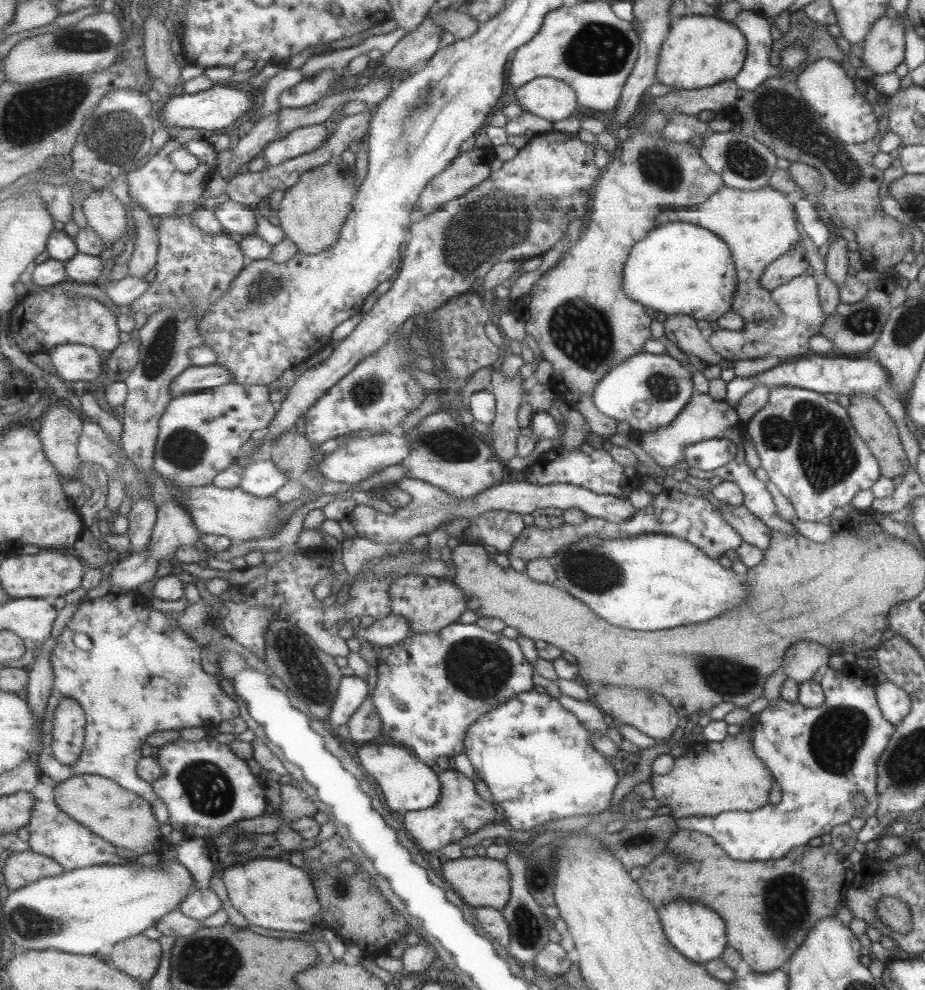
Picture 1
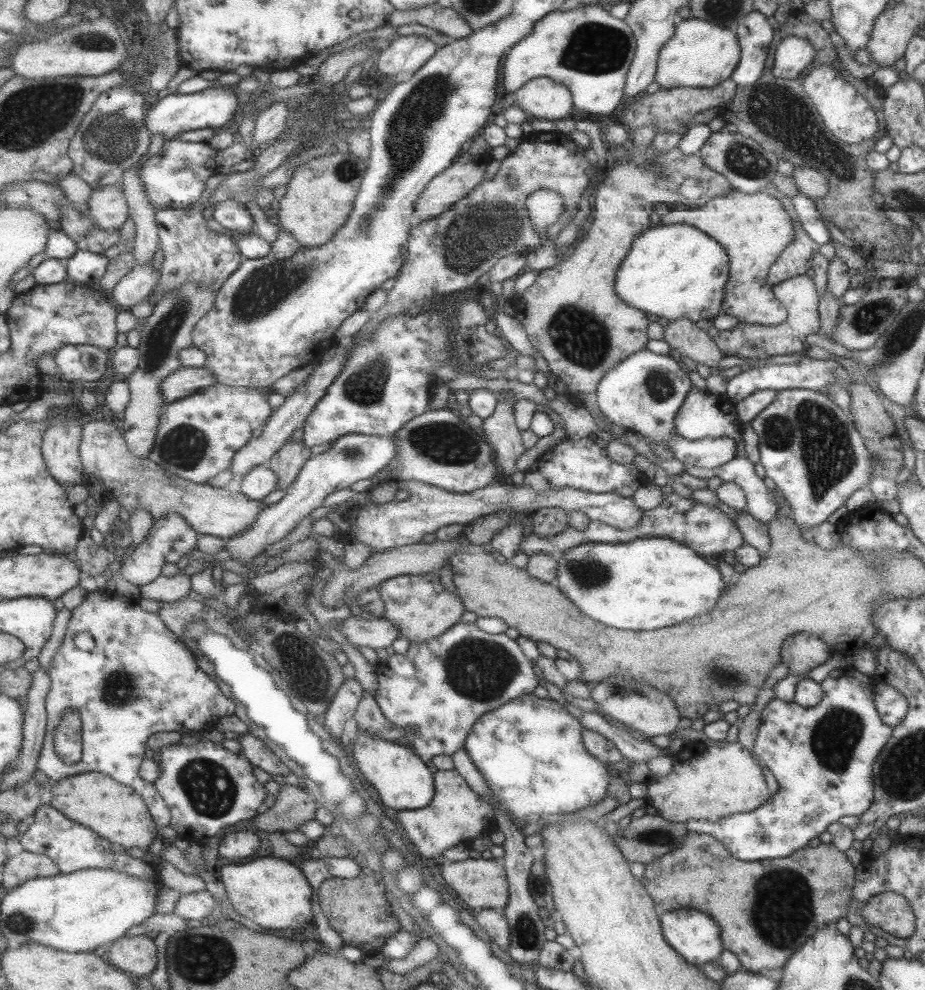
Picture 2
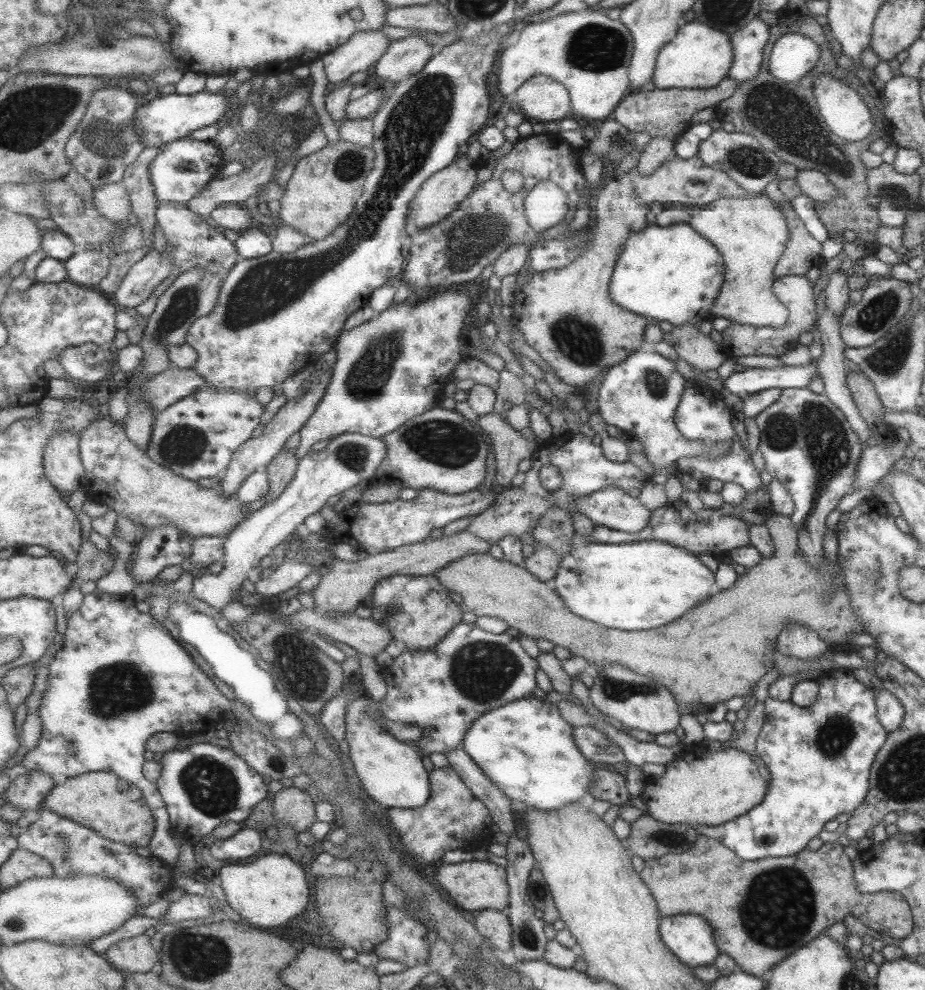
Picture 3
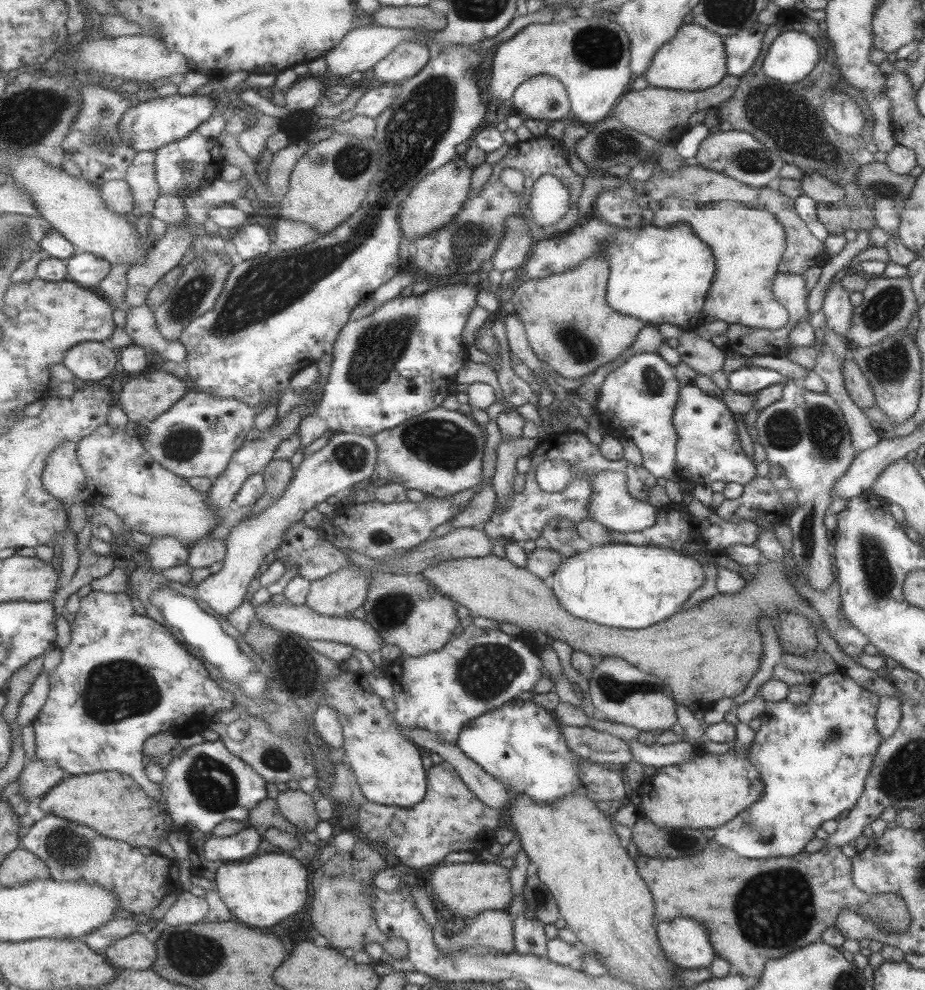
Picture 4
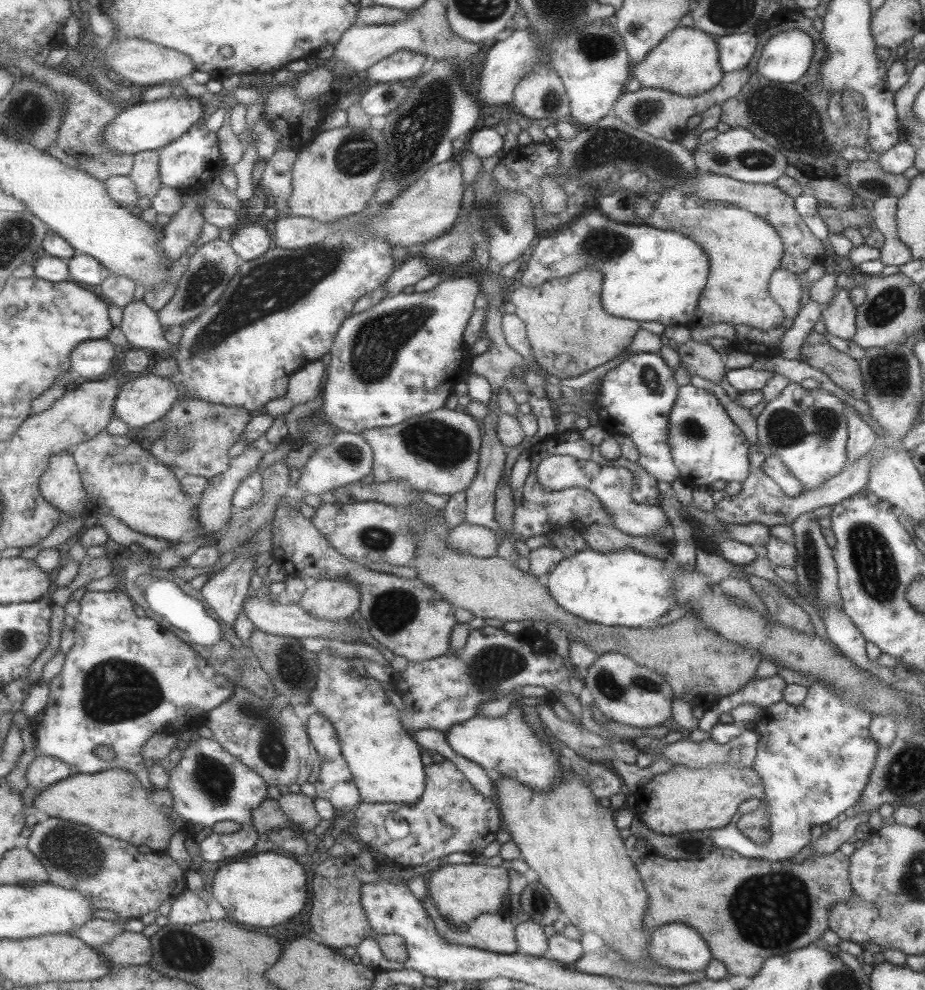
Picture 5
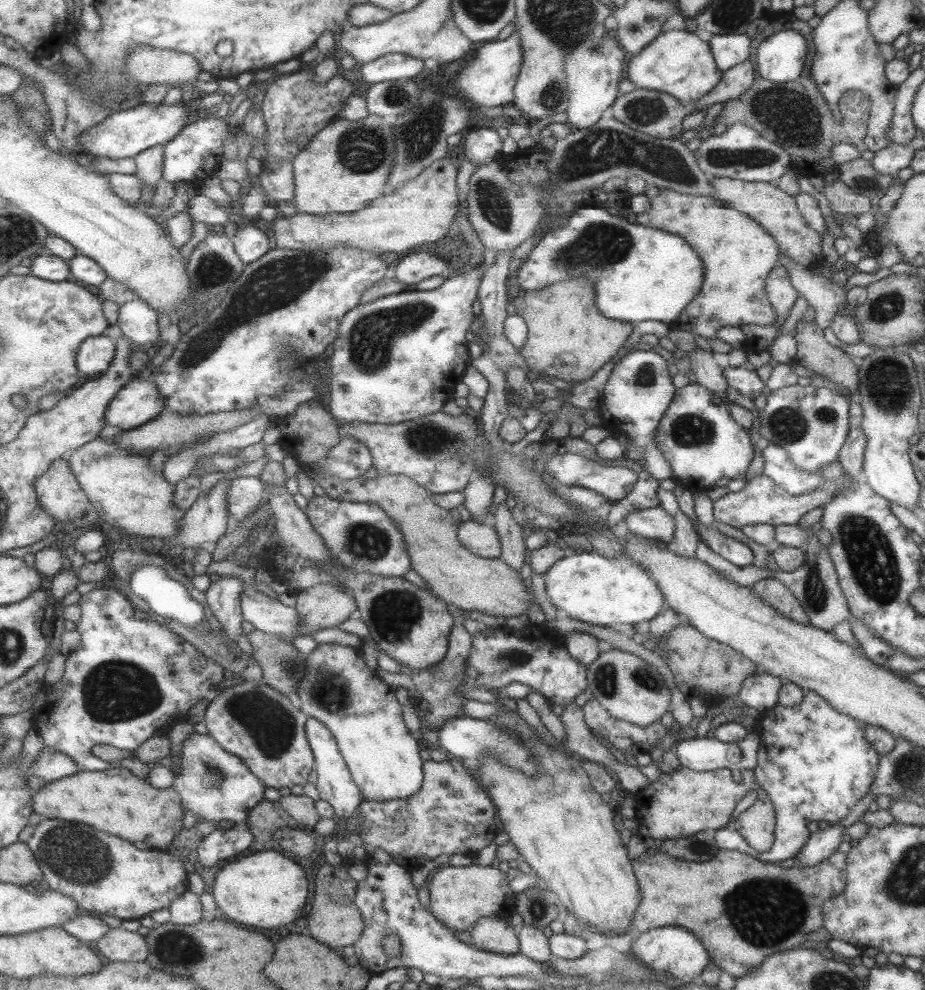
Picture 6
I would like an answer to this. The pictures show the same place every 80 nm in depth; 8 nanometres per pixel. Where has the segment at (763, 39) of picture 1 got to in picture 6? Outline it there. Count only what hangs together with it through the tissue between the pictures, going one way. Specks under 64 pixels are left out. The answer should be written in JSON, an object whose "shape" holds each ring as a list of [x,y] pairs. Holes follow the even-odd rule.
{"shape":[[[713,34],[707,44],[721,73],[749,58],[751,39],[745,34]]]}

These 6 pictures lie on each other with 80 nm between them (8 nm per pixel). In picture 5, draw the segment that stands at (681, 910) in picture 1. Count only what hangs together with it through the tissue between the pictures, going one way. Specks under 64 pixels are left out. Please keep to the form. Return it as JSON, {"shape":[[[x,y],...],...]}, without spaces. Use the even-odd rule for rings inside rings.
{"shape":[[[663,924],[648,934],[647,955],[655,965],[681,972],[704,971],[712,960],[699,934],[685,924]]]}

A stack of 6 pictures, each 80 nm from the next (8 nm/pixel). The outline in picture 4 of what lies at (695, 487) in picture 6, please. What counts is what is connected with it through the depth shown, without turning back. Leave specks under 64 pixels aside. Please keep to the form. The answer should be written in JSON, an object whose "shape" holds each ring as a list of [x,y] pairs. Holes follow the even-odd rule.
{"shape":[[[688,383],[681,387],[678,392],[679,398],[673,407],[672,425],[676,430],[676,473],[678,481],[692,485],[709,485],[713,481],[723,483],[735,482],[745,486],[755,478],[755,463],[745,457],[739,436],[737,435],[737,426],[735,425],[734,416],[721,399],[707,395],[695,387],[693,383]]]}

